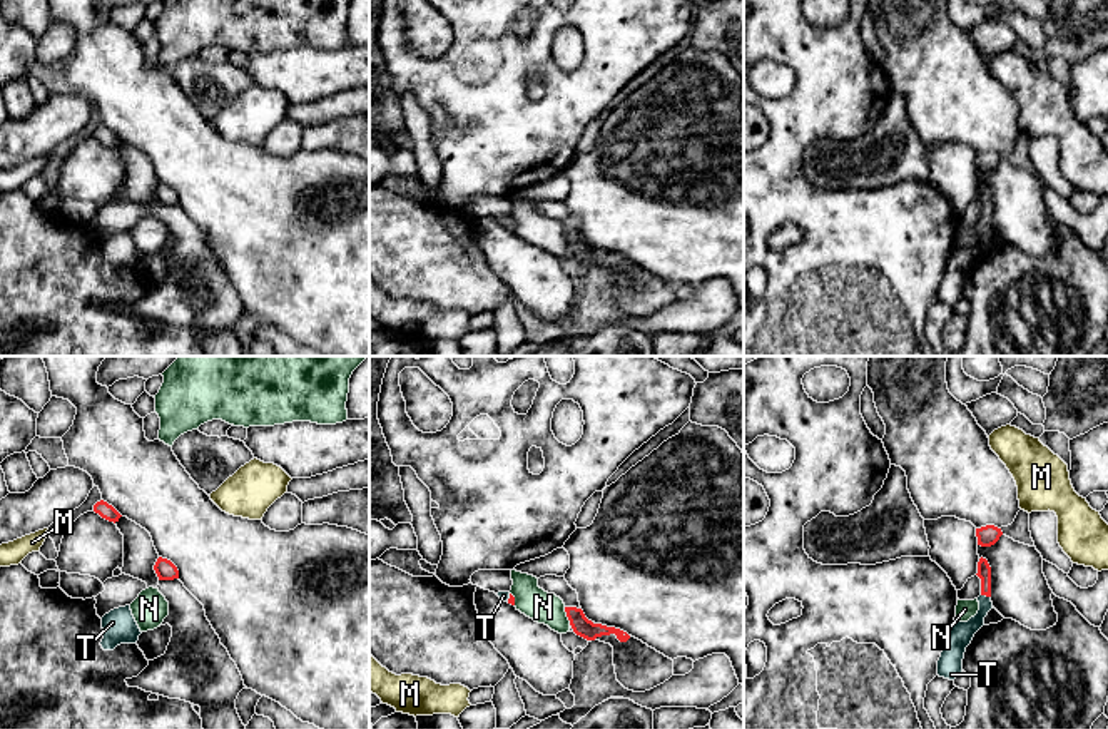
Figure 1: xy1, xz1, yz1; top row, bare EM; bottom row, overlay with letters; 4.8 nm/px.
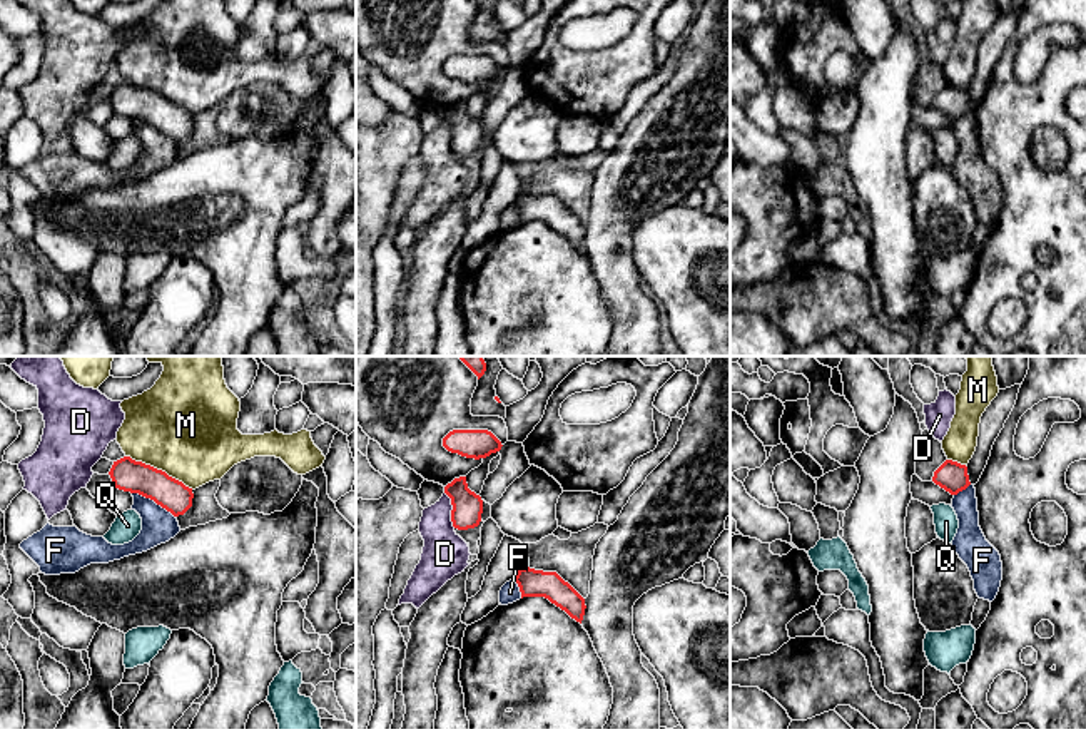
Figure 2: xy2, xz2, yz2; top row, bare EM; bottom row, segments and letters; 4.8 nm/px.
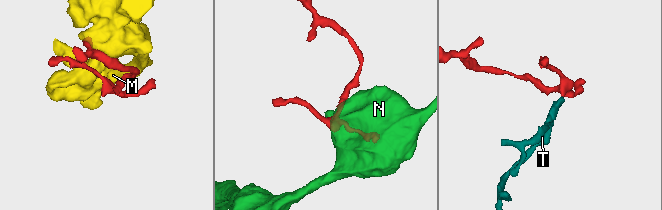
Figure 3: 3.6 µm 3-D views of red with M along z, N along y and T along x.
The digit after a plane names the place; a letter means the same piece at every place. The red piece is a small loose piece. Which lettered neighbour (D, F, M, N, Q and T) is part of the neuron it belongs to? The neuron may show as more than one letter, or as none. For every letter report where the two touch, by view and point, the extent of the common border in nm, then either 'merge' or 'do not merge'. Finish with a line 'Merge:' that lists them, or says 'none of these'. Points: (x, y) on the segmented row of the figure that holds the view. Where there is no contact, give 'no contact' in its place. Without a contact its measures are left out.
D: contact xz2 (451, 510); length 180 nm; do not merge
F: contact xy2 (154, 500); length 240 nm; do not merge
M: contact xy2 (159, 470); length 360 nm; do not merge
N: contact xz1 (567, 616); length 90 nm; do not merge
Q: contact xz2 (525, 567); length 40 nm; do not merge
T: contact yz1 (986, 596); length 50 nm; merge
Merge: T

